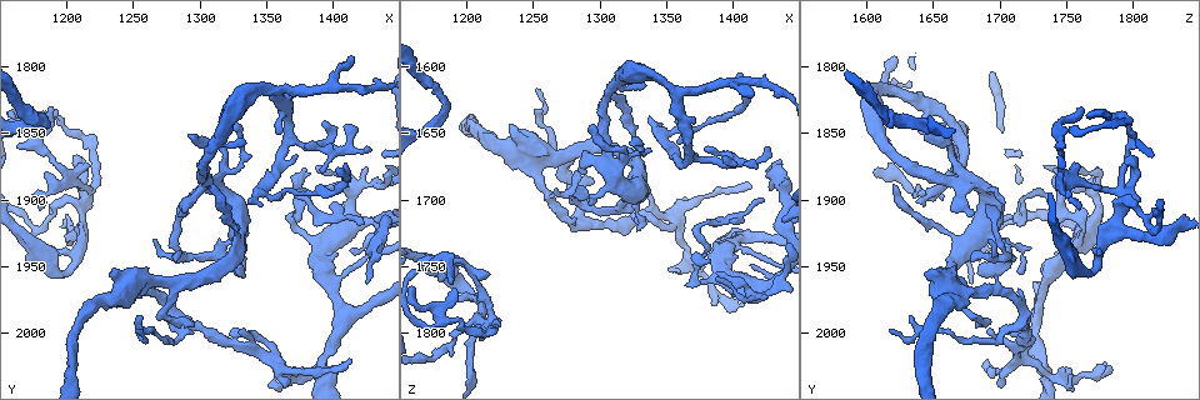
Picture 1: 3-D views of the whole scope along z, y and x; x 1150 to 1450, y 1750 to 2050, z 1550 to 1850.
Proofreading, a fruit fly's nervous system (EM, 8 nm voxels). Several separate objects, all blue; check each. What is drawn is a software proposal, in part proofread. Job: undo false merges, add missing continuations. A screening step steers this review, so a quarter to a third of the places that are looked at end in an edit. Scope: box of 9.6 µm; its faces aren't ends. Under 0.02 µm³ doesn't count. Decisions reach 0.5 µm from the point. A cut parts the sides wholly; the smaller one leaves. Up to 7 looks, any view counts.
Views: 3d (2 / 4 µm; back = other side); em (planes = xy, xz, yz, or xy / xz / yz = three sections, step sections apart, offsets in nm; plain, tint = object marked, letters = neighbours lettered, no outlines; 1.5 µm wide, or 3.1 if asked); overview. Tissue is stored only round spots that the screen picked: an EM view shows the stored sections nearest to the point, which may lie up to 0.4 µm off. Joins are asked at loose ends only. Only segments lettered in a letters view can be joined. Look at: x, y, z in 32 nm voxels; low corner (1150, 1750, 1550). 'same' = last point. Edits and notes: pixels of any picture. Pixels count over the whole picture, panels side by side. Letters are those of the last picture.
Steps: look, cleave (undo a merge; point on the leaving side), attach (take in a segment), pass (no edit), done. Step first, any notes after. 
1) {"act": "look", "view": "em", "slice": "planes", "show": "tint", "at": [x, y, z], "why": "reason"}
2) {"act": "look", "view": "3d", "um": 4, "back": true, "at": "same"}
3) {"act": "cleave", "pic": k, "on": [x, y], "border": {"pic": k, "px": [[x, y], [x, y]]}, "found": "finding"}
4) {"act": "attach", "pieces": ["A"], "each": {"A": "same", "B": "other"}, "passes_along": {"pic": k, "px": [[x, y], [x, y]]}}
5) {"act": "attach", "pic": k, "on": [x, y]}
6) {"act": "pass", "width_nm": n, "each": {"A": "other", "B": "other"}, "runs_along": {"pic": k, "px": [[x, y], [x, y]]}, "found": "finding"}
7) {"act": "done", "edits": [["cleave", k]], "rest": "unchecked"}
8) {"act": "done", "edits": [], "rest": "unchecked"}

{"act": "look", "view": "em", "slice": "xy", "step": 4, "show": "tint", "at": [1286, 1940, 1704], "why": "abrupt turn"}

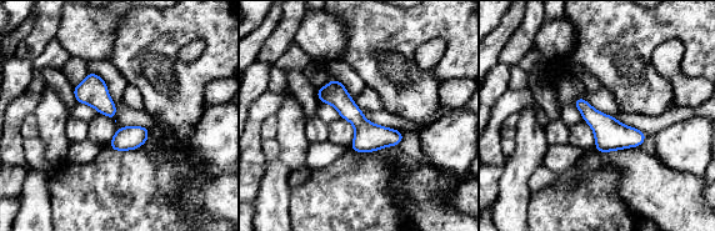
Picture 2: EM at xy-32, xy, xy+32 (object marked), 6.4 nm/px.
{"act": "look", "view": "em", "slice": "planes", "show": "tint", "at": "same"}

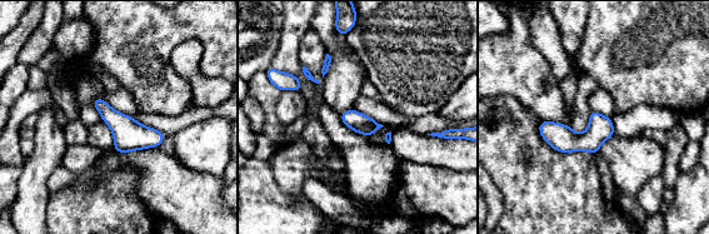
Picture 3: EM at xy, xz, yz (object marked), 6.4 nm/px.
{"act": "look", "view": "em", "slice": "planes", "show": "letters", "at": "same", "why": "what lies round it"}

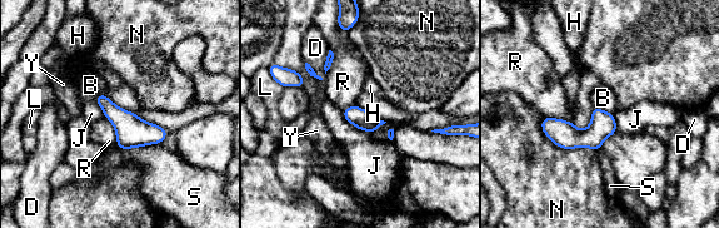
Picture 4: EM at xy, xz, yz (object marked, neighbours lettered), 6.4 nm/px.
{"act": "pass", "width_nm": 120, "each": {"B": "other", "D": "other", "H": "other", "J": "other", "L": "other", "N": "other", "R": "other", "S": "other", "Y": "other"}, "runs_along": {"pic": 4, "px": [[544, 125], [567, 135], [613, 128]]}, "found": "one cell here"}

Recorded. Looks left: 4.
{"act": "look", "view": "em", "slice": "planes", "show": "letters", "at": [1324, 1842, 1658], "why": "thin end"}

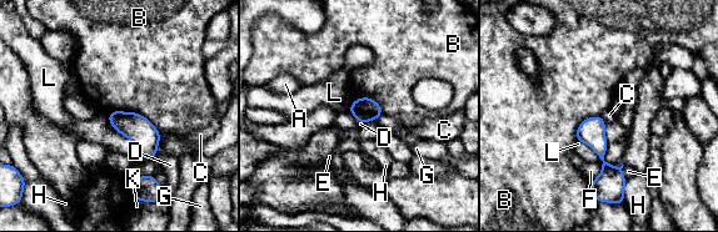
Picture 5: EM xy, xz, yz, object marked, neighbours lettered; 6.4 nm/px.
{"act": "pass", "each": {"A": "other", "B": "other", "C": "other", "D": "other", "E": "other", "F": "other", "G": "other", "H": "other", "K": "other", "L": "other"}, "runs_along": {"pic": 5, "px": [[598, 119], [604, 175], [594, 183]]}, "found": "none of them fits"}

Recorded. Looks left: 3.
{"act": "look", "view": "em", "slice": "planes", "show": "letters", "at": [1426, 1862, 1660], "why": "an open end"}

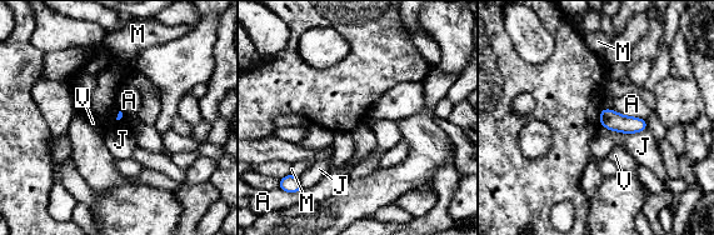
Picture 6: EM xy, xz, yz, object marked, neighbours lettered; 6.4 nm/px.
{"act": "pass", "each": {"A": "other", "J": "other", "M": "other", "V": "other"}, "border": {"pic": 6, "px": [[600, 124], [624, 133], [645, 130]]}, "found": "no lettered segment goes on from it"}

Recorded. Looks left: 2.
{"act": "done", "edits": [], "rest": "unchecked"}

